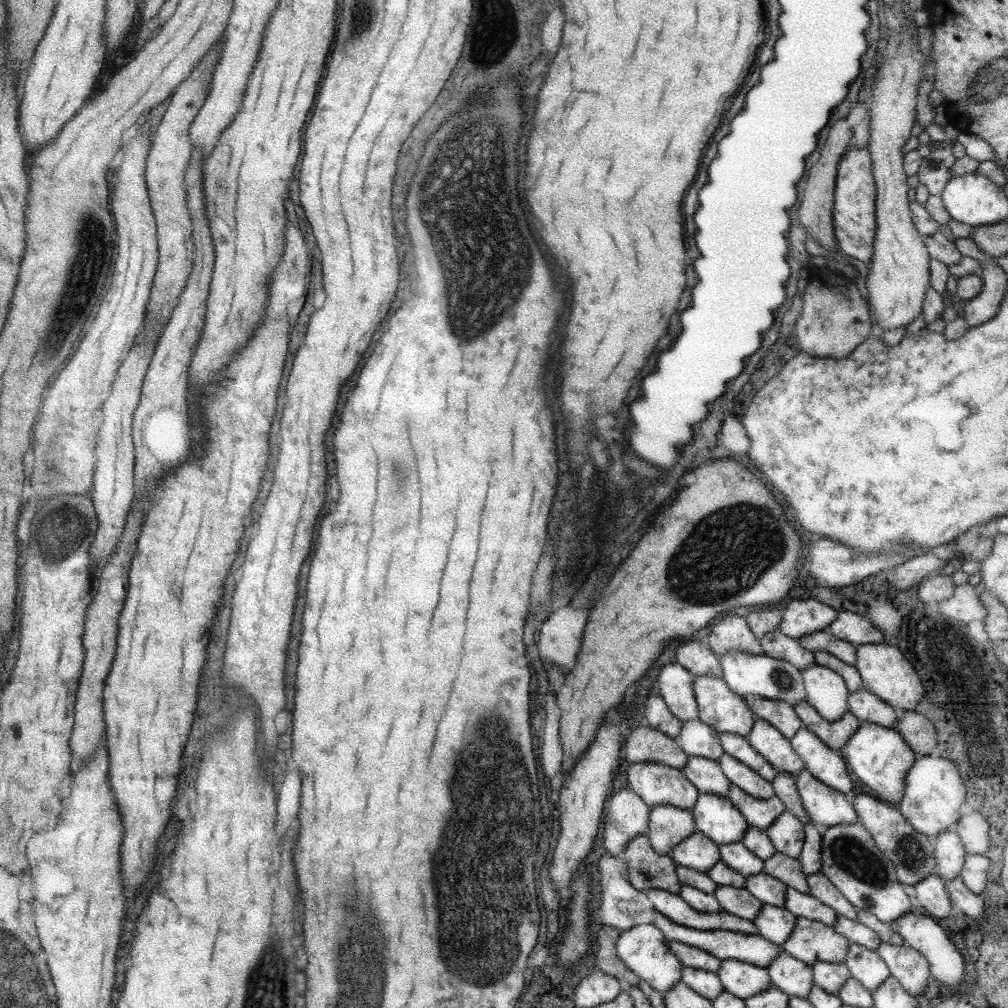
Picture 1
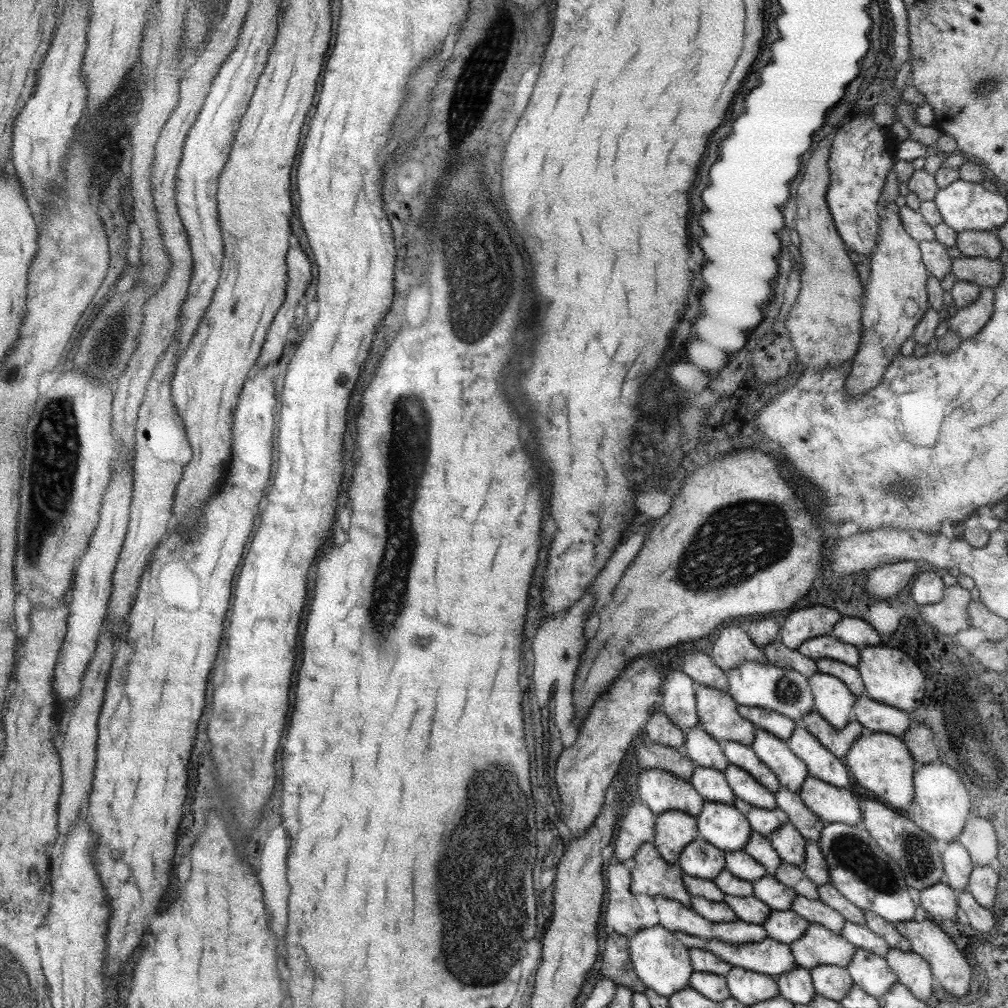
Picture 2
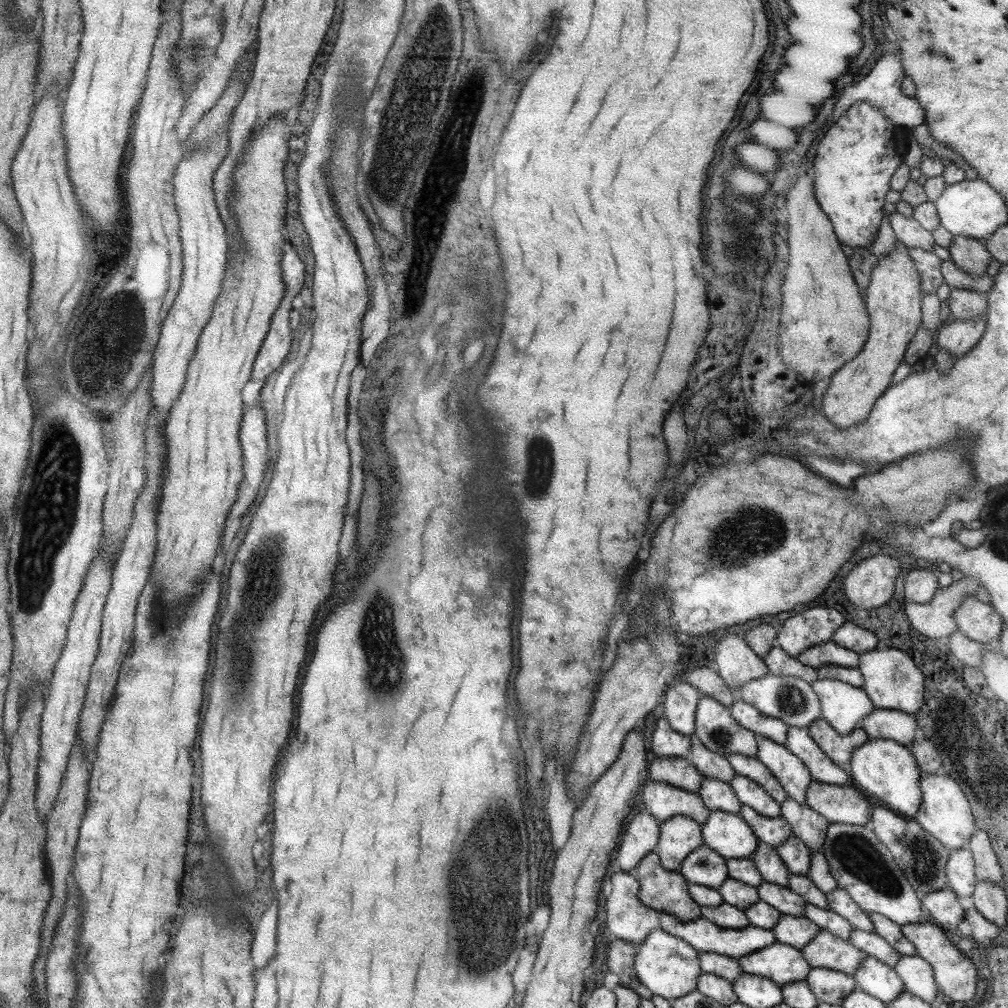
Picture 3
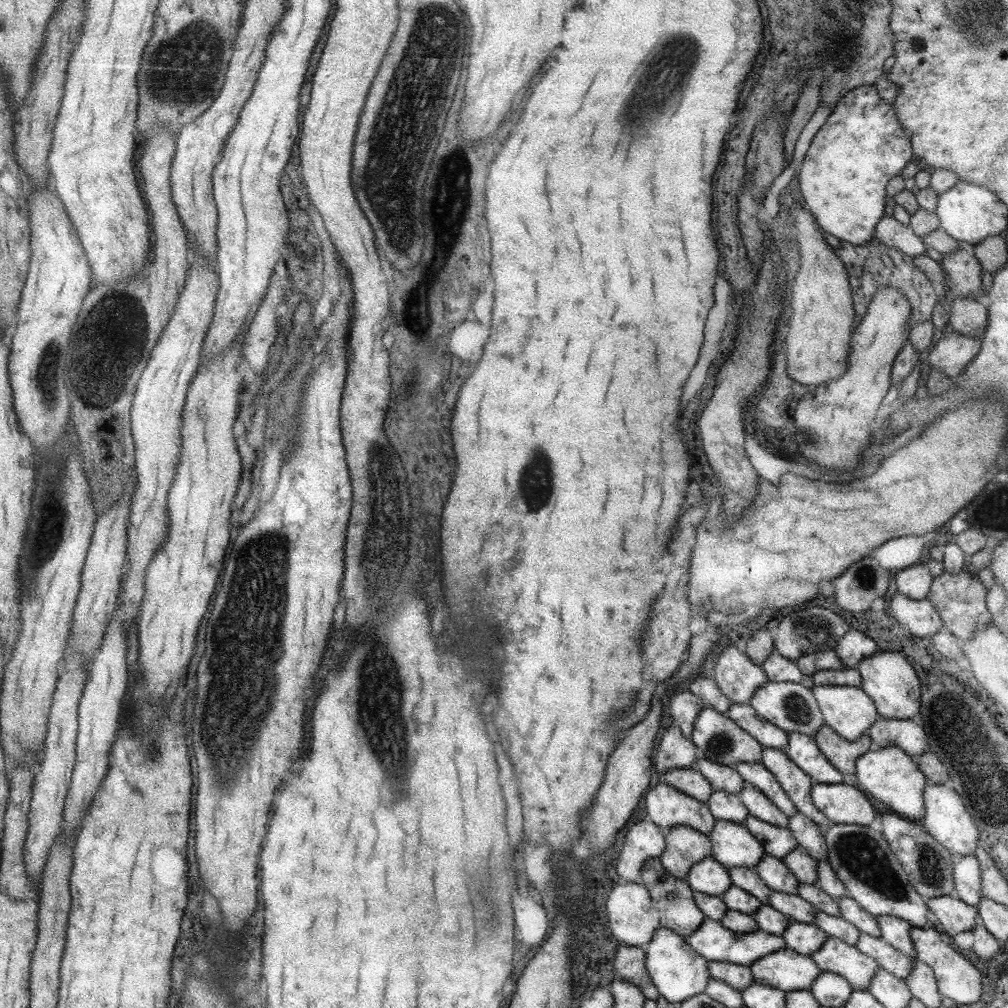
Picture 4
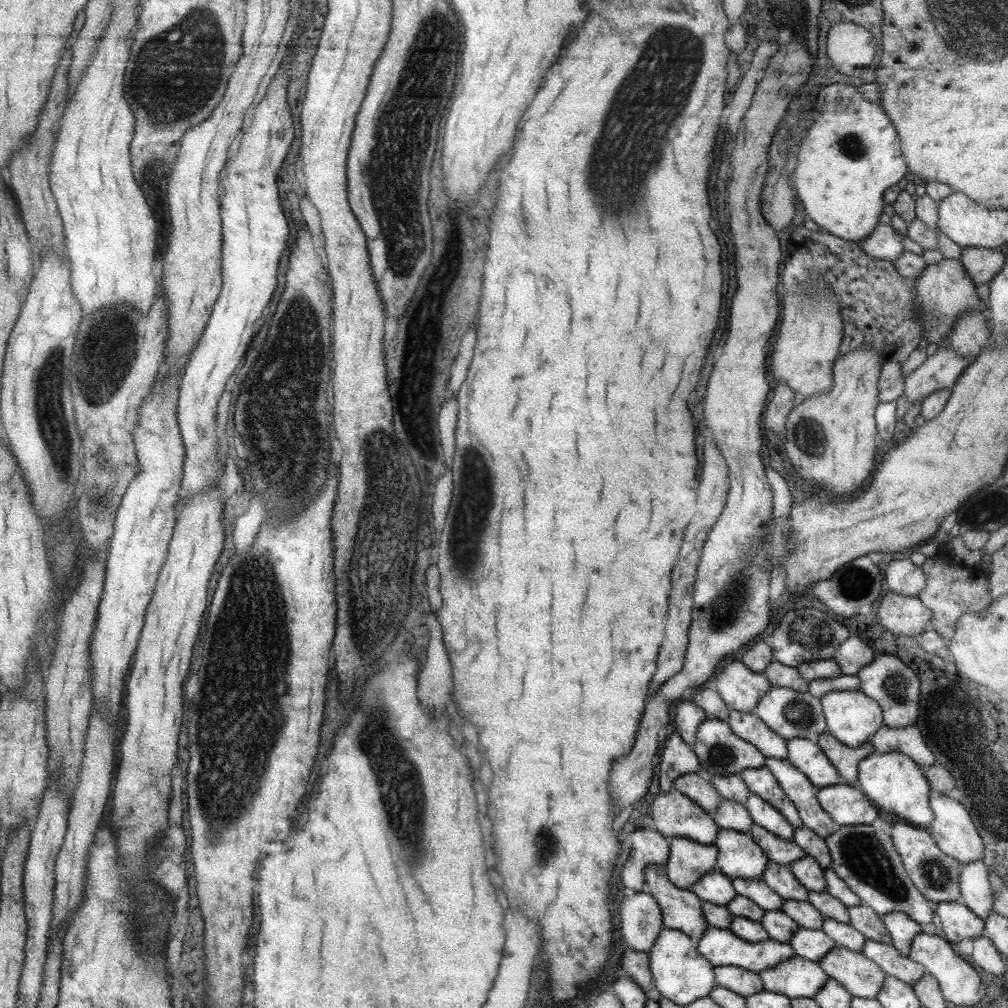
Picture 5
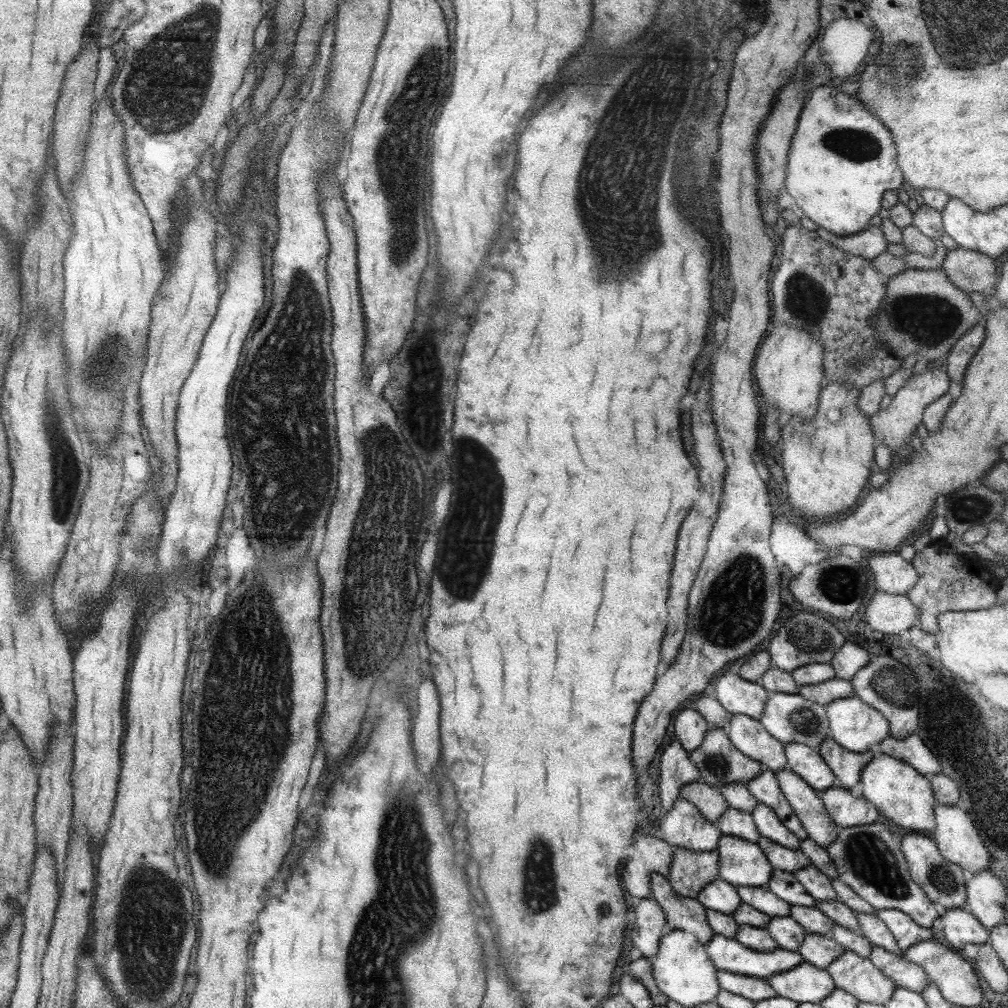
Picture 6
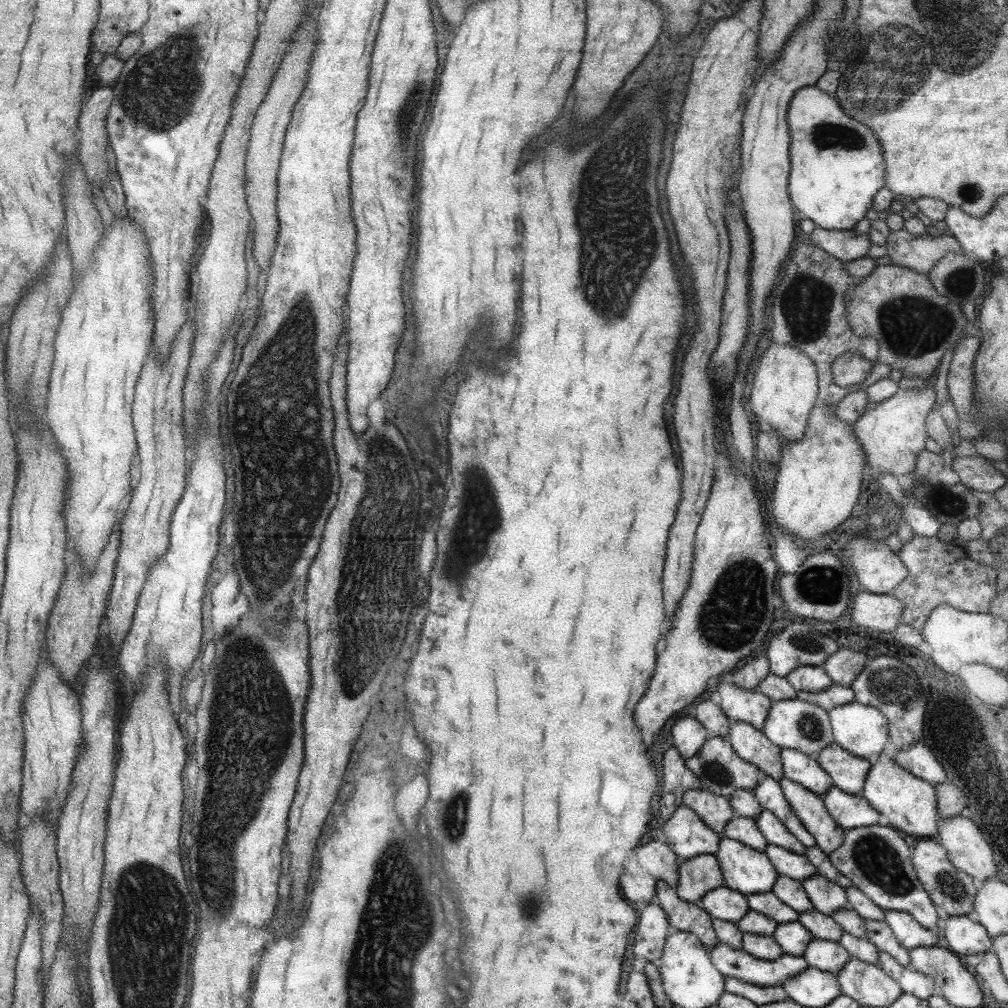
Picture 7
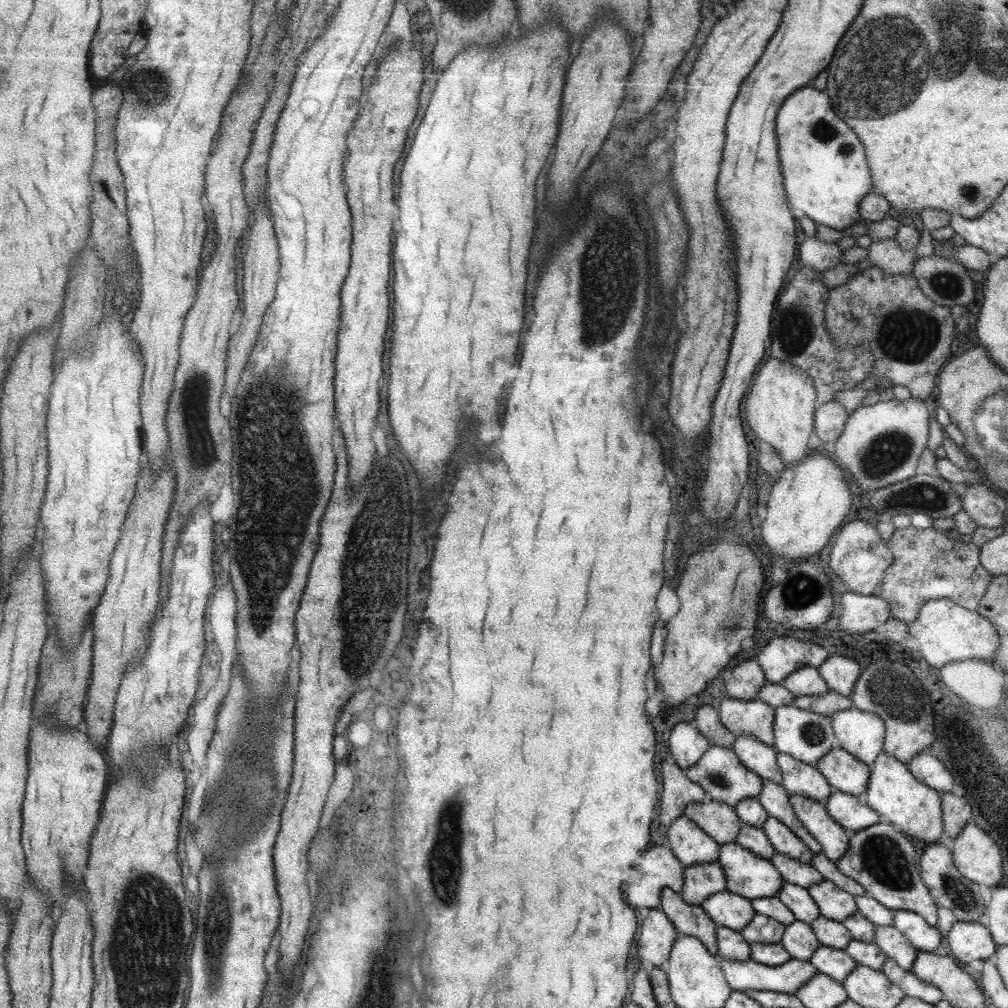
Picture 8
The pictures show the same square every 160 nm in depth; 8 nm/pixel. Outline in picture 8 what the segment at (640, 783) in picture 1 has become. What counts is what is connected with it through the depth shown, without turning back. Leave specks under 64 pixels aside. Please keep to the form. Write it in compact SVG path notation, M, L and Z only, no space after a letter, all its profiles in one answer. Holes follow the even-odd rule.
M685 815L678 816L666 828L666 839L671 852L684 866L709 863L718 859L720 844L707 836Z

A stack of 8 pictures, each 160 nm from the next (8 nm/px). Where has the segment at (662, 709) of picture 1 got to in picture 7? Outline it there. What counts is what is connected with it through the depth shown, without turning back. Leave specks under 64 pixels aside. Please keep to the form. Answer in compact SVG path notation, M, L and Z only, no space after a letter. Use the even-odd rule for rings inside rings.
M669 747L662 756L660 818L665 821L672 812L682 806L686 790L701 789L700 780L685 766L675 747Z

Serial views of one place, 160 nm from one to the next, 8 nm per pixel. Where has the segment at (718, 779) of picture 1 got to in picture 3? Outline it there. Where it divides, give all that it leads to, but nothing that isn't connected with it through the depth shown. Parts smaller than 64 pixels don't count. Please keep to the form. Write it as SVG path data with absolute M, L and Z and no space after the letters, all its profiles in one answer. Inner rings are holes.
M703 776L697 793L705 809L709 811L721 810L729 814L738 814L742 806L729 784L714 778Z

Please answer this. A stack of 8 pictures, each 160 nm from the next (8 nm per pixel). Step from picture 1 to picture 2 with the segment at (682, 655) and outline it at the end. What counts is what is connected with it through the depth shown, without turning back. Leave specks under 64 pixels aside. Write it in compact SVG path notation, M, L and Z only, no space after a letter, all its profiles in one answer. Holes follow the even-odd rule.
M693 652L685 658L681 672L689 676L693 682L727 693L729 691L726 672L718 668L707 654Z

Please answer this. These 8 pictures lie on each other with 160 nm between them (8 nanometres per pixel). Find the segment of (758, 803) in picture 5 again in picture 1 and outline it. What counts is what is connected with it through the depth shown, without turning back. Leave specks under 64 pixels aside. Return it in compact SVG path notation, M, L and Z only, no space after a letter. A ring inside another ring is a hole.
M723 753L717 762L730 784L740 788L745 794L760 800L768 800L774 795L772 784L739 760Z

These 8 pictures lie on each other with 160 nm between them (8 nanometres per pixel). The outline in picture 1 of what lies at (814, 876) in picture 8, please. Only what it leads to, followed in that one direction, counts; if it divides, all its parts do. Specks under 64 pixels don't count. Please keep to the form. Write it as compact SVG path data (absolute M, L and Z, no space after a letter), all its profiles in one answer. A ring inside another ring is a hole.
M731 784L726 798L733 804L749 825L765 830L783 811L784 805L777 796L768 800L755 799Z

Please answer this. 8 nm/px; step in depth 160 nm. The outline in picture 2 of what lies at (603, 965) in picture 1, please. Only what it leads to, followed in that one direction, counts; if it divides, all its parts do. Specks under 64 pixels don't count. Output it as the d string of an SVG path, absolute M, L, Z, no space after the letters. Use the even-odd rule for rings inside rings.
M609 933L607 944L601 954L603 977L611 979L616 985L630 988L632 992L645 992L646 986L638 979L629 958L628 940L617 933Z

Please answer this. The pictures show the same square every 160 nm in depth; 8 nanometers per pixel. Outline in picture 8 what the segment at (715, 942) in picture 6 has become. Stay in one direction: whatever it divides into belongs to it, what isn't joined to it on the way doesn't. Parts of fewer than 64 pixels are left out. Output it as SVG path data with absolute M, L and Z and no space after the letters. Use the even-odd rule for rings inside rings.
M717 954L714 957L718 960L718 965L721 967L723 976L732 991L770 990L794 995L796 990L802 984L805 984L805 981L817 973L817 969L809 961L797 959L789 959L787 962L777 966L765 966L751 959L739 962L738 960L719 959Z

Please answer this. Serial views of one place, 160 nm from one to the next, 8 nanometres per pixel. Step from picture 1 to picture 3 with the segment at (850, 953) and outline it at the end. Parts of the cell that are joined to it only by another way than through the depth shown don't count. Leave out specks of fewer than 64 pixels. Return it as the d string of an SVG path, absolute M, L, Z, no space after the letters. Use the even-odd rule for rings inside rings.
M865 956L852 977L857 988L885 1004L895 1000L904 991L897 973L872 956Z

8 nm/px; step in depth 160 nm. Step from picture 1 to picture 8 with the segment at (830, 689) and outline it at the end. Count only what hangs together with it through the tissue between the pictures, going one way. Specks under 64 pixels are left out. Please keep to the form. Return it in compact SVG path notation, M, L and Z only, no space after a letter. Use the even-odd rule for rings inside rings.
M851 707L847 710L834 712L830 716L830 722L836 738L836 745L845 750L845 752L849 752L851 756L854 756L863 764L871 767L877 755L883 751L885 734L884 724L880 717Z

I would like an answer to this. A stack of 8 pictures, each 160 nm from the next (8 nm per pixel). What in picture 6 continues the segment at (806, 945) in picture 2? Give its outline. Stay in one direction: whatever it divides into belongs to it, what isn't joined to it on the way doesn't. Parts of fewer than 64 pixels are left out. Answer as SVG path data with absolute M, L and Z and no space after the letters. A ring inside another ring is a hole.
M844 950L841 956L833 959L826 971L831 975L834 985L854 996L858 1001L884 1005L893 994L896 984L872 965L868 958L857 956L855 952Z

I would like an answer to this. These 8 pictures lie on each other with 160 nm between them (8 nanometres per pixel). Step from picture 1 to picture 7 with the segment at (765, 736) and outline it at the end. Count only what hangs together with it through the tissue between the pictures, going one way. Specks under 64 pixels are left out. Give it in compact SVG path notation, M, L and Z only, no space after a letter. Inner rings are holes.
M783 777L779 782L786 803L793 809L805 830L814 838L815 846L825 854L841 846L845 829L829 816L819 795Z

